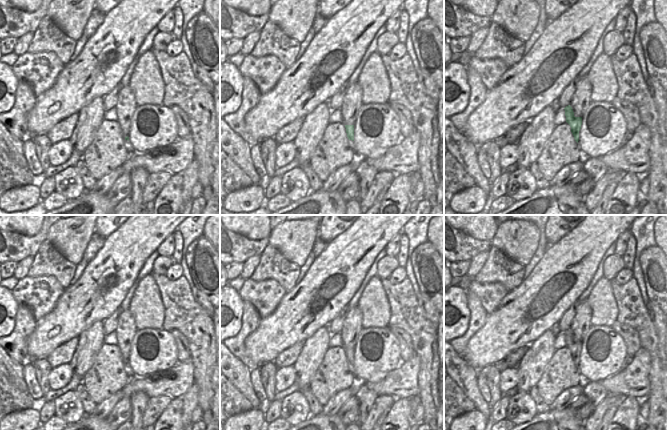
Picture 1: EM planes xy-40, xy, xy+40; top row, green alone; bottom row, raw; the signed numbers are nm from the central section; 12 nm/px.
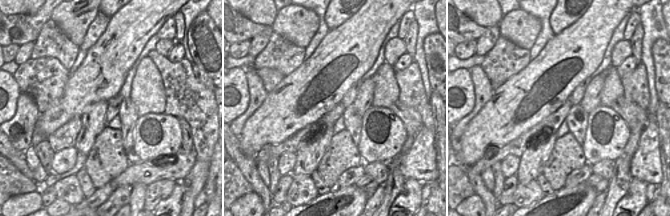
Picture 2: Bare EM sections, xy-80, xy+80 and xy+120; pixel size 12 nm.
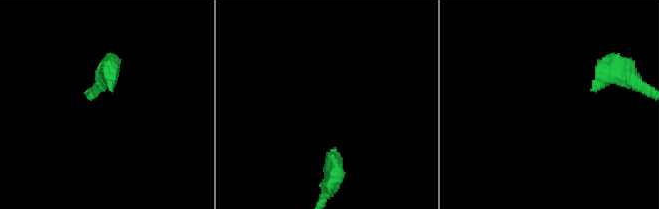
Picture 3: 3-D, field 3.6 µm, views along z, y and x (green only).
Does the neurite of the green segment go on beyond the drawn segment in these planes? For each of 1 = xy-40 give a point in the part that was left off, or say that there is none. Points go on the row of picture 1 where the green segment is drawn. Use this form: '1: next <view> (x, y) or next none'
1: next xy-40 (128, 146)

